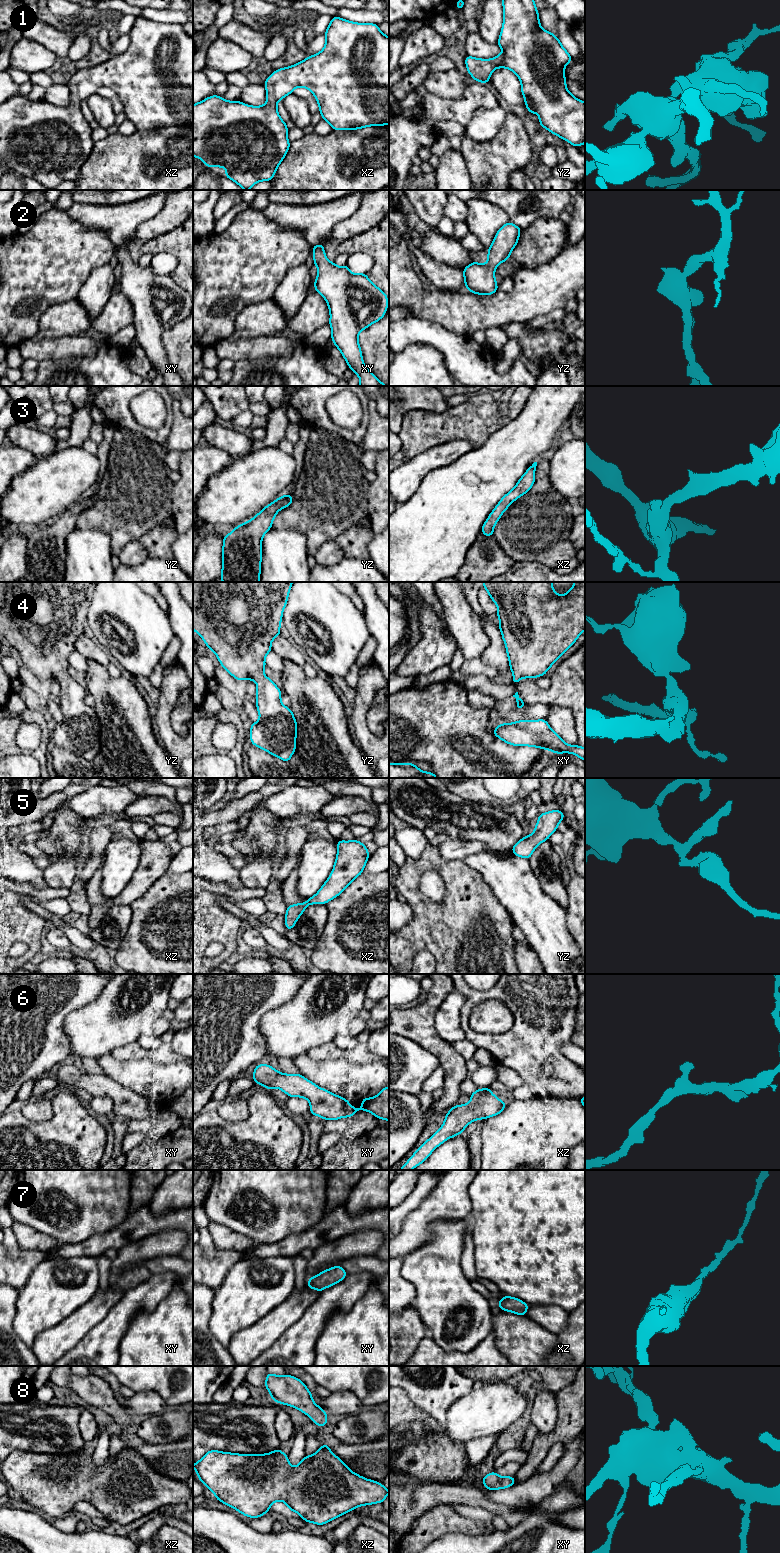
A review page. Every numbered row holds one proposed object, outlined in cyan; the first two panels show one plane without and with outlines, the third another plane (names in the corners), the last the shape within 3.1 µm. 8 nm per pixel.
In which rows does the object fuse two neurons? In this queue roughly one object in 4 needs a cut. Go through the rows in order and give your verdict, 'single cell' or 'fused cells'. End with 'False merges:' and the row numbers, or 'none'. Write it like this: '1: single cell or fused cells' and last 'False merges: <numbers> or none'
1: single cell
2: single cell
3: single cell
4: single cell
5: single cell
6: single cell
7: single cell
8: single cell
False merges: none

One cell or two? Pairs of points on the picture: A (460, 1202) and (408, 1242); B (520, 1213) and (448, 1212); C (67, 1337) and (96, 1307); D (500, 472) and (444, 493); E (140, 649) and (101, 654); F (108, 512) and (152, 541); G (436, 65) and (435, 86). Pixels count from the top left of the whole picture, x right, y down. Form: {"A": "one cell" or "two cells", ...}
{"A": "one cell", "B": "two cells", "C": "one cell", "D": "one cell", "E": "two cells", "F": "two cells", "G": "two cells"}

